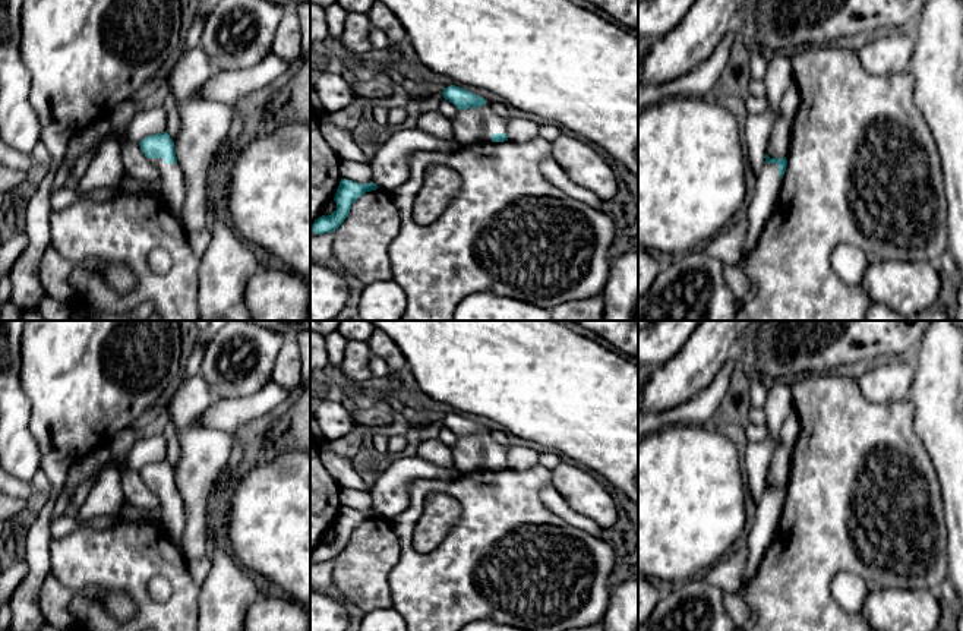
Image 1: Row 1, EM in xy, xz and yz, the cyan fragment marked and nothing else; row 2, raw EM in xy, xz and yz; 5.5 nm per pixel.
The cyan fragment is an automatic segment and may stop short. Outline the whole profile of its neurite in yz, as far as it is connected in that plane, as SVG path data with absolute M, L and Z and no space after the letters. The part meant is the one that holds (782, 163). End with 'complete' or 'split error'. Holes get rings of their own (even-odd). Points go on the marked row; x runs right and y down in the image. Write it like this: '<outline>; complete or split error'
M765 154L765 163L757 179L754 196L746 204L748 230L741 258L745 258L755 247L767 225L767 221L779 198L779 190L786 167L786 157L770 158Z; split error

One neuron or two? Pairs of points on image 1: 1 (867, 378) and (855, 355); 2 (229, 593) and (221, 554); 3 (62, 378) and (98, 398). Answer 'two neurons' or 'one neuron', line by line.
1: two neurons
2: one neuron
3: one neuron

